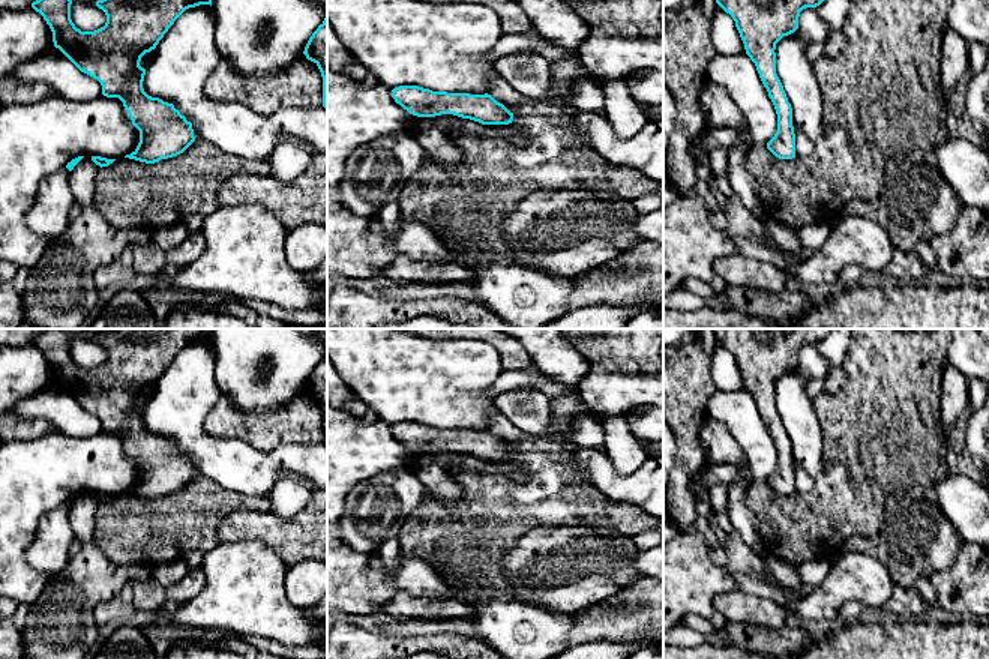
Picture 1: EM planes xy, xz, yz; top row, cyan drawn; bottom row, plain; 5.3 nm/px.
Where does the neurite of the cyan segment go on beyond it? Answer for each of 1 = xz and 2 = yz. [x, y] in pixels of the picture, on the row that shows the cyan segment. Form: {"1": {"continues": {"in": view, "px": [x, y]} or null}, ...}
{"1": {"continues": null}, "2": {"continues": null}}

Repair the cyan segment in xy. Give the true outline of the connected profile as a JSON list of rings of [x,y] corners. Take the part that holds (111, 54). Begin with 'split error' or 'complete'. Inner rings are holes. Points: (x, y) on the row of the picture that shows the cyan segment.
complete; [[[36,0],[32,8],[39,12],[53,32],[54,47],[59,48],[81,72],[93,77],[102,86],[102,95],[107,98],[119,98],[128,111],[132,125],[140,131],[140,143],[137,149],[125,158],[146,164],[155,164],[183,153],[194,141],[192,123],[174,108],[173,104],[159,98],[149,96],[143,89],[146,69],[140,66],[141,57],[156,48],[159,41],[174,24],[174,21],[189,8],[210,5],[212,0],[98,0],[96,6],[107,15],[104,27],[95,32],[81,32],[71,20],[72,0]]]

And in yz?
complete; [[[716,0],[732,17],[746,54],[755,63],[777,114],[777,132],[767,149],[779,159],[795,158],[792,108],[776,74],[776,44],[798,29],[800,12],[824,0]]]

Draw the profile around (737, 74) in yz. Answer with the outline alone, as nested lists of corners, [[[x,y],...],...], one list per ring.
[[[716,54],[708,63],[707,78],[729,93],[744,119],[746,129],[734,131],[732,128],[704,123],[692,143],[693,155],[698,159],[696,179],[702,182],[710,180],[710,152],[714,147],[729,150],[744,143],[749,149],[755,149],[767,146],[777,132],[774,105],[747,54]]]

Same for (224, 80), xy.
[[[303,54],[284,74],[261,80],[246,80],[221,60],[206,81],[206,96],[222,102],[227,96],[258,114],[272,114],[284,108],[317,108],[323,105],[323,77],[317,63]]]

